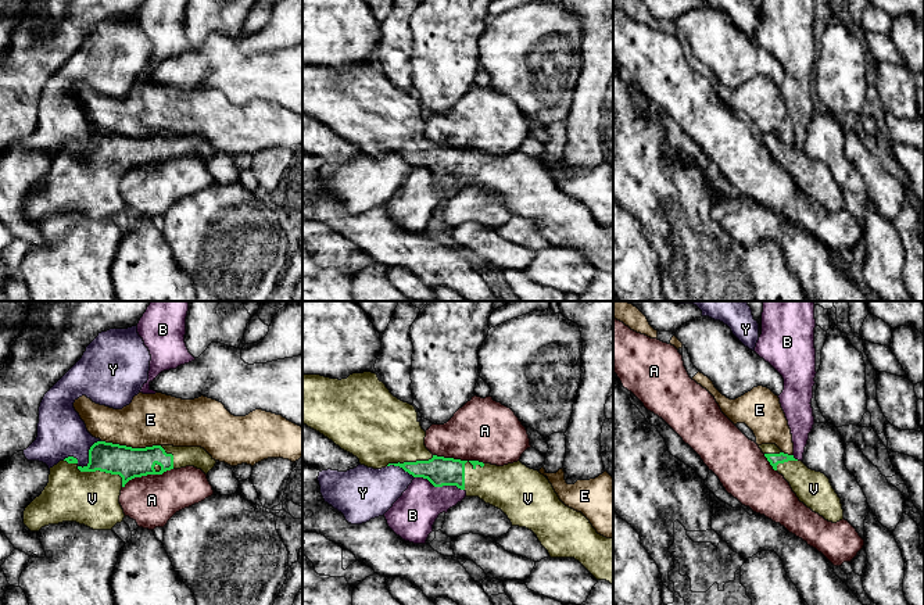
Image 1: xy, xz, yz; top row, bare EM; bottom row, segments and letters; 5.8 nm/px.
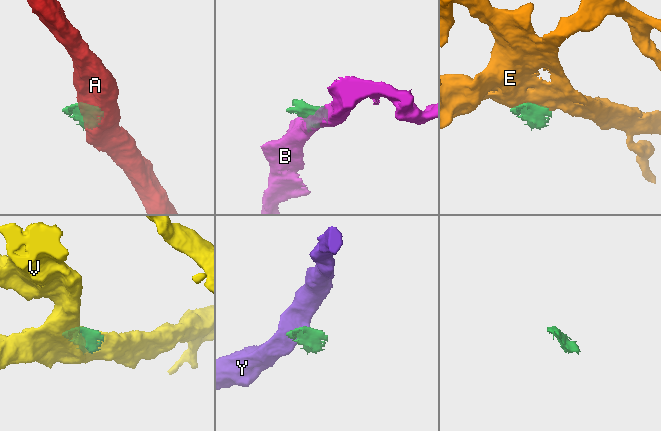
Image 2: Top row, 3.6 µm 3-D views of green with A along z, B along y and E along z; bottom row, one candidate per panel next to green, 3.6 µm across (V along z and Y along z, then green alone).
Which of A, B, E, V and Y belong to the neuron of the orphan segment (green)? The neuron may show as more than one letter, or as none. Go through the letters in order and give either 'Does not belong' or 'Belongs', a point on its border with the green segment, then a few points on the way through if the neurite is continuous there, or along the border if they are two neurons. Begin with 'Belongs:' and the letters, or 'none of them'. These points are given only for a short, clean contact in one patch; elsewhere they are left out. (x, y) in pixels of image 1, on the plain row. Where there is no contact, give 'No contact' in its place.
Belongs: V
A: Does not belong. Touches green at xy (147, 163)
B: Does not belong. Touches green at xz (440, 175)
E: Does not belong. Touches green at xy (131, 136)
V: Belongs. Touches green at xy (103, 160)
Y: Does not belong. Touches green at xy (89, 145). Boundary: xy (100, 129), (90, 136), (89, 150), (78, 156)

